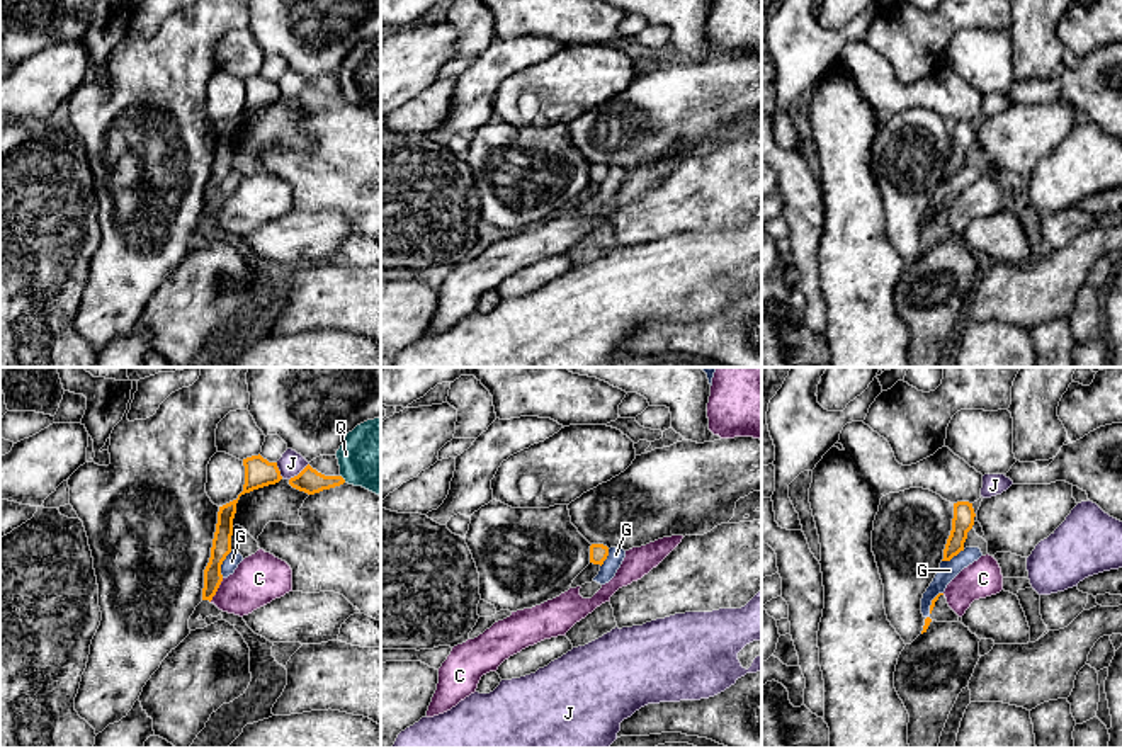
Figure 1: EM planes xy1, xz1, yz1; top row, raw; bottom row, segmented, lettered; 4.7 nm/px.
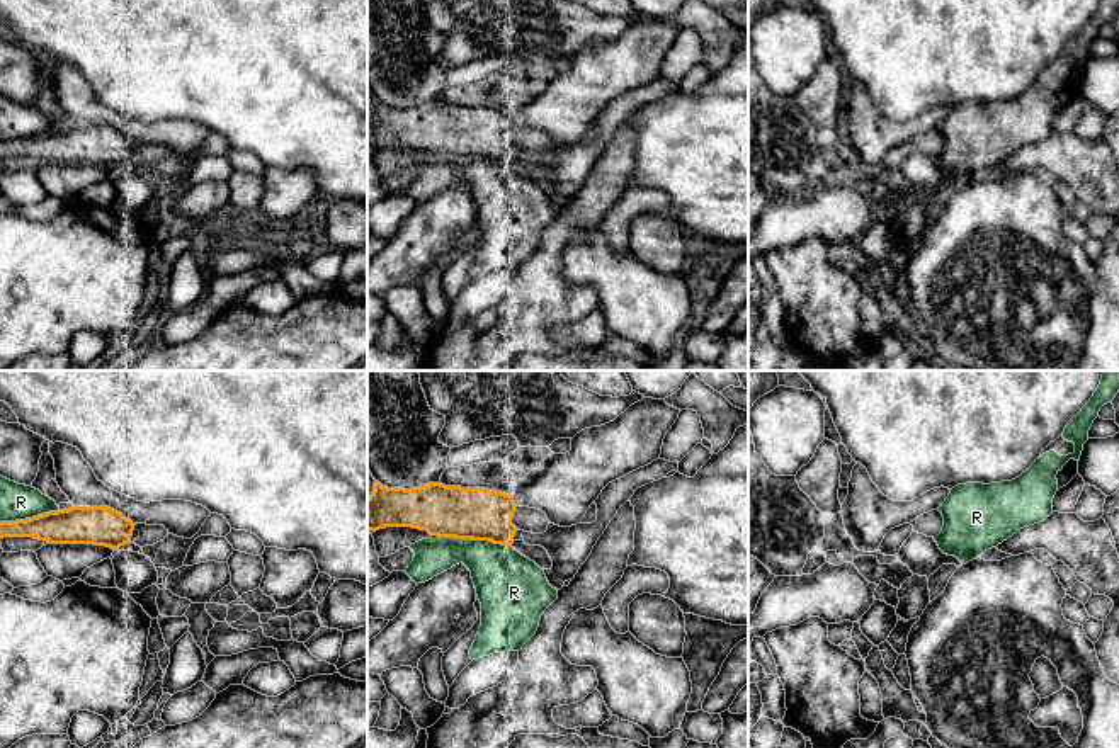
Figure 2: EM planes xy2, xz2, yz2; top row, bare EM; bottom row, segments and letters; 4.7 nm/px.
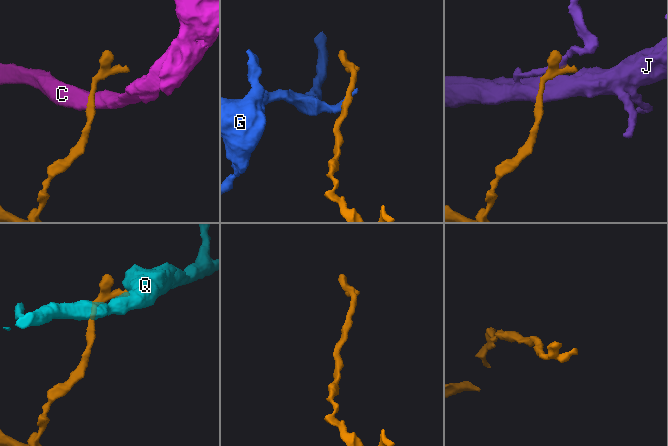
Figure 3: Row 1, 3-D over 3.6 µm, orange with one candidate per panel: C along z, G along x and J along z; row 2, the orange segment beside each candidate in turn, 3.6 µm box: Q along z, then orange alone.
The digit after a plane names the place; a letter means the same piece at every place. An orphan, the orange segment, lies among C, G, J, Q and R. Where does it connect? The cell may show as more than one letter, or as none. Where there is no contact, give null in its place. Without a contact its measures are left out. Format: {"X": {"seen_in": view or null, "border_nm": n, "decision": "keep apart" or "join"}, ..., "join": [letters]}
{"C": {"seen_in": "xy1", "border_nm": 130, "decision": "keep apart"}, "G": {"seen_in": "xy1", "border_nm": 140, "decision": "keep apart"}, "J": {"seen_in": "xy1", "border_nm": 130, "decision": "keep apart"}, "Q": {"seen_in": "xy1", "border_nm": 50, "decision": "keep apart"}, "R": {"seen_in": "xz2", "border_nm": 380, "decision": "keep apart"}, "join": []}

